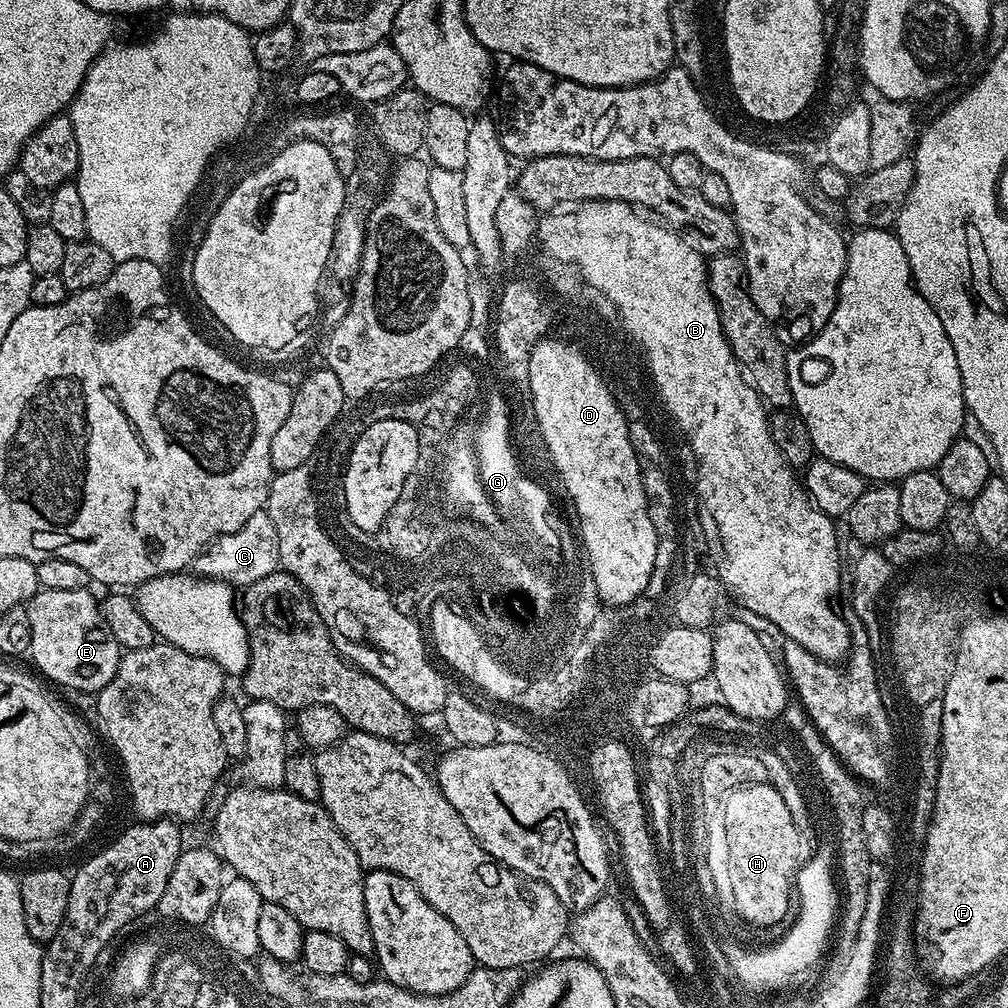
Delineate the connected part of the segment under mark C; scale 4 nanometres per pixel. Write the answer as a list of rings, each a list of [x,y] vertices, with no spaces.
[[[267,511],[256,512],[254,518],[250,518],[250,522],[246,522],[246,526],[225,536],[217,536],[196,557],[194,568],[201,577],[223,580],[224,583],[233,586],[247,586],[258,582],[258,578],[266,578],[266,574],[274,574],[278,571],[280,568],[278,530],[272,519],[269,518]]]

